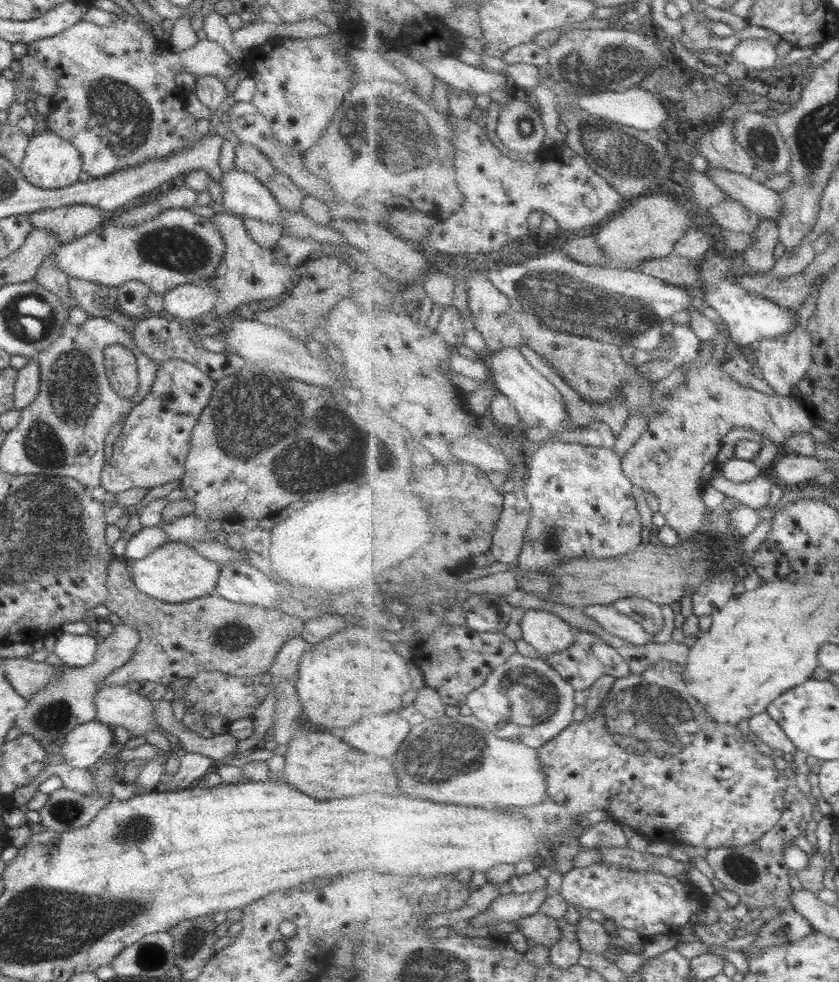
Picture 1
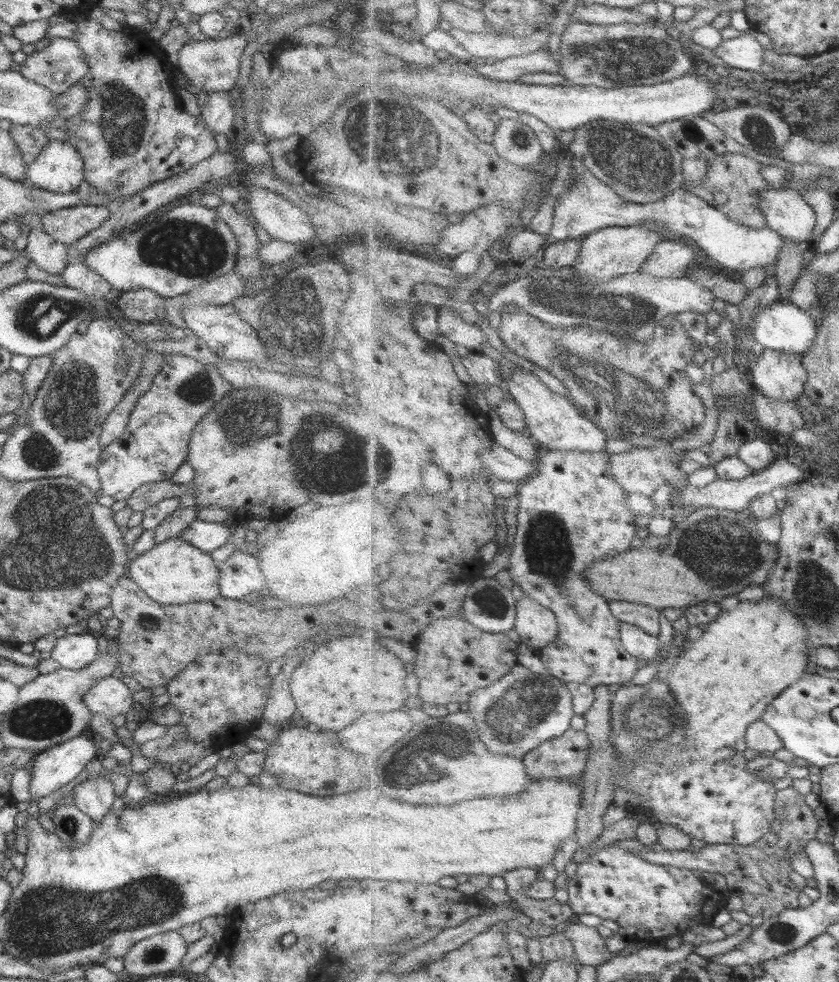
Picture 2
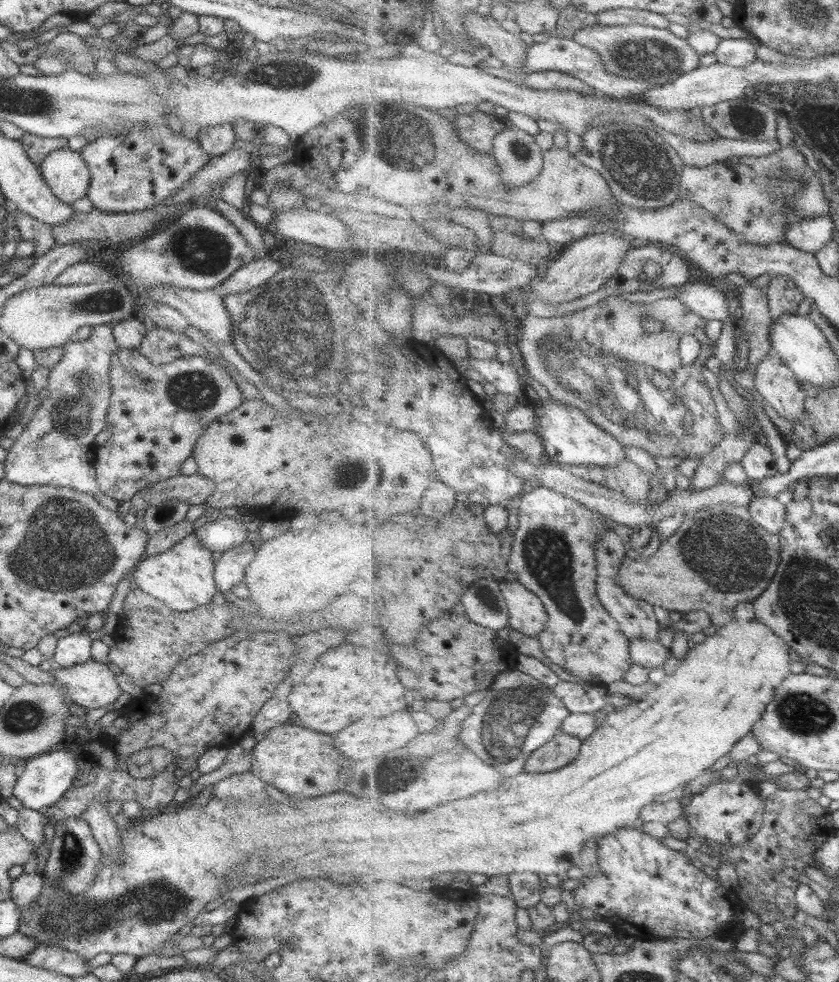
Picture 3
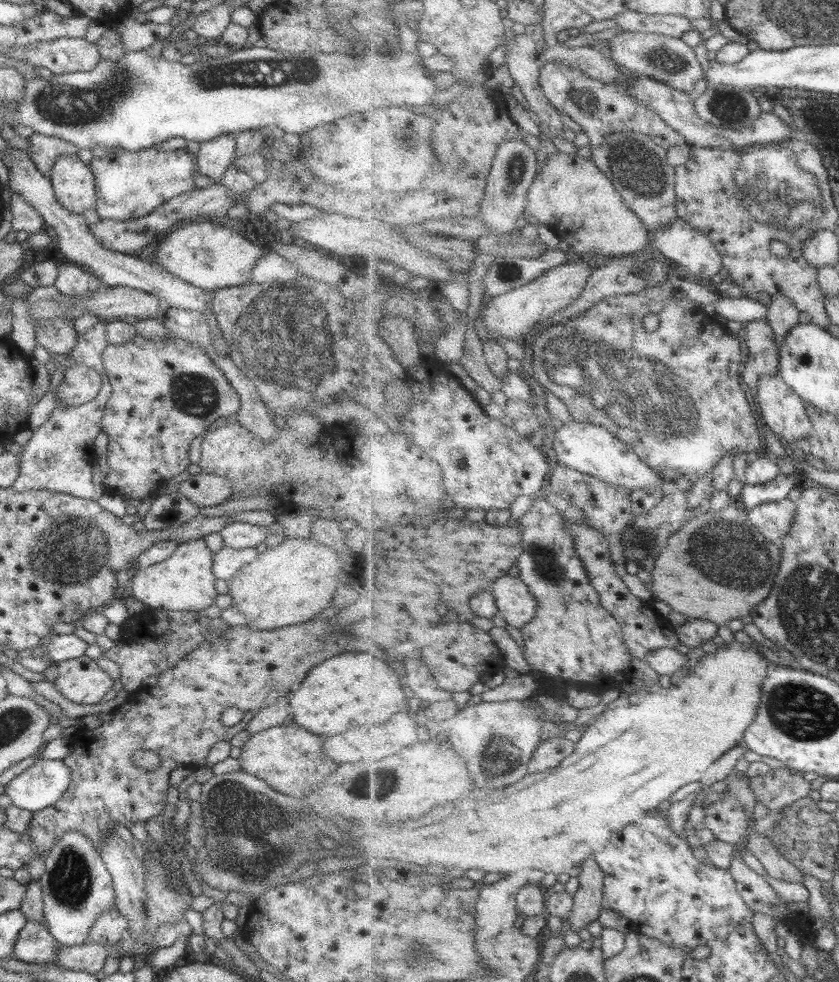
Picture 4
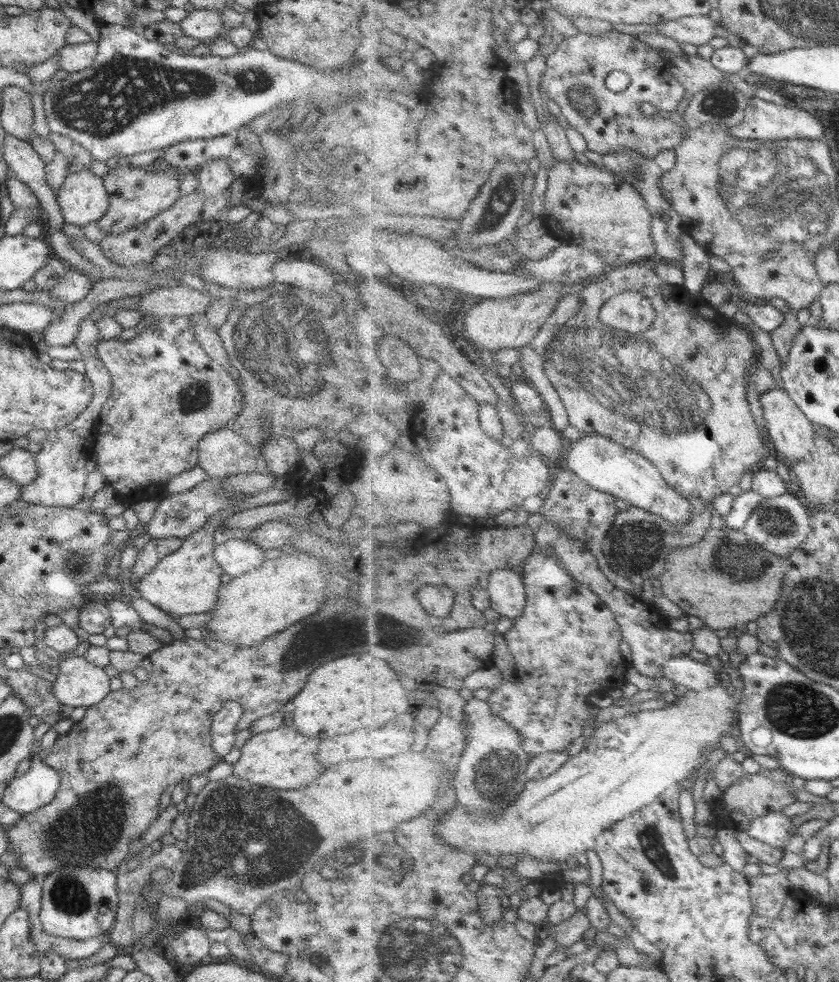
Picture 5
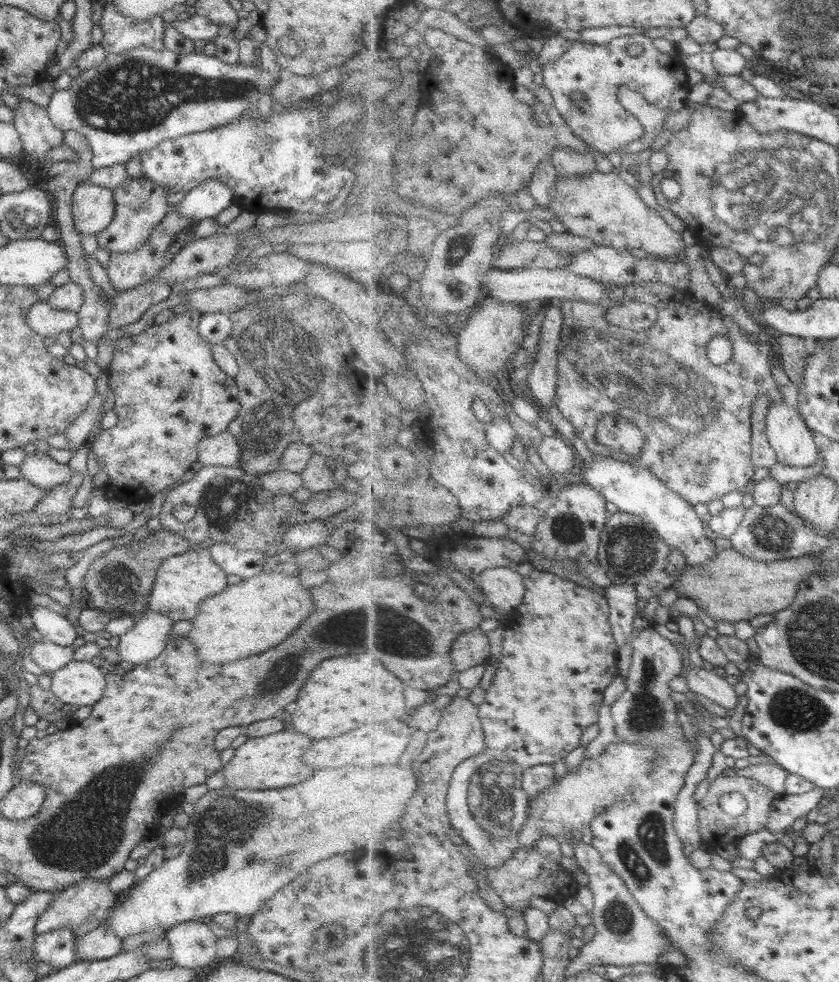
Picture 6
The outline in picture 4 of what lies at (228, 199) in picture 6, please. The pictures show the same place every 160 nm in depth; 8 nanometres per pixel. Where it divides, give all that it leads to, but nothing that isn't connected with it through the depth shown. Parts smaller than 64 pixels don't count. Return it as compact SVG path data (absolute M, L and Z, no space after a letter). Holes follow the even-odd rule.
M228 133L201 142L197 152L198 172L219 183L235 158L236 134Z

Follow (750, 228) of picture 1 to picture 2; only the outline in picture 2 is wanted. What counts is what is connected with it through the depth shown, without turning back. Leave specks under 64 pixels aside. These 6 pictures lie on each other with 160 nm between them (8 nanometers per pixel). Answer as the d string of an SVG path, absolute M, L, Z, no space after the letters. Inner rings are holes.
M728 153L710 160L710 170L702 185L692 185L692 191L700 198L705 199L718 211L724 212L733 222L754 229L764 230L770 228L768 219L762 211L762 192L766 190L784 190L787 184L772 185L766 180L764 164L756 158L743 154Z

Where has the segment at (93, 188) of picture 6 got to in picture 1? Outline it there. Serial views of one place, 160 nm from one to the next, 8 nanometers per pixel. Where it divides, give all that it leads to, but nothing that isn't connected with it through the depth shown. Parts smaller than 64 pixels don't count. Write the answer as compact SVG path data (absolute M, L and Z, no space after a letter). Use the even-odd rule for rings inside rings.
M50 130L30 138L24 158L19 164L19 170L26 181L40 189L62 189L74 185L82 174L82 157L78 149L61 136Z

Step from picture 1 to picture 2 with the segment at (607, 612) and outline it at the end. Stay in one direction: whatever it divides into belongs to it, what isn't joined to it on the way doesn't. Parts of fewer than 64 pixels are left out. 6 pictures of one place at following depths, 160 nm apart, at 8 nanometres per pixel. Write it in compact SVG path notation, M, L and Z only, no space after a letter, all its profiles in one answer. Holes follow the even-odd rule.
M621 621L621 637L626 649L636 658L646 661L659 661L660 641L657 636L648 634L643 628Z

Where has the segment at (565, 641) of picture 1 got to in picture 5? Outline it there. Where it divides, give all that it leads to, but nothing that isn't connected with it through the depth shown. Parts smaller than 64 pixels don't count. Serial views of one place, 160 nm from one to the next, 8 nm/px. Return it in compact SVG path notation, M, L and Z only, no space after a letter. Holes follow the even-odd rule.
M496 569L491 573L490 582L488 590L493 600L492 608L500 615L519 619L529 601L523 575L512 569Z

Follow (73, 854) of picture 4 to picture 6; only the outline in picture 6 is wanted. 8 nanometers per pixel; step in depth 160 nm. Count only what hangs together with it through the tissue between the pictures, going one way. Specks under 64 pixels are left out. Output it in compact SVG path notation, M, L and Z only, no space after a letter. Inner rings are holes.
M82 879L71 884L67 889L53 893L53 899L48 908L38 917L34 932L36 935L42 935L63 926L73 929L85 924L90 916L96 917L97 921L104 921L108 912L117 905L118 898L119 895L108 887L108 881Z

